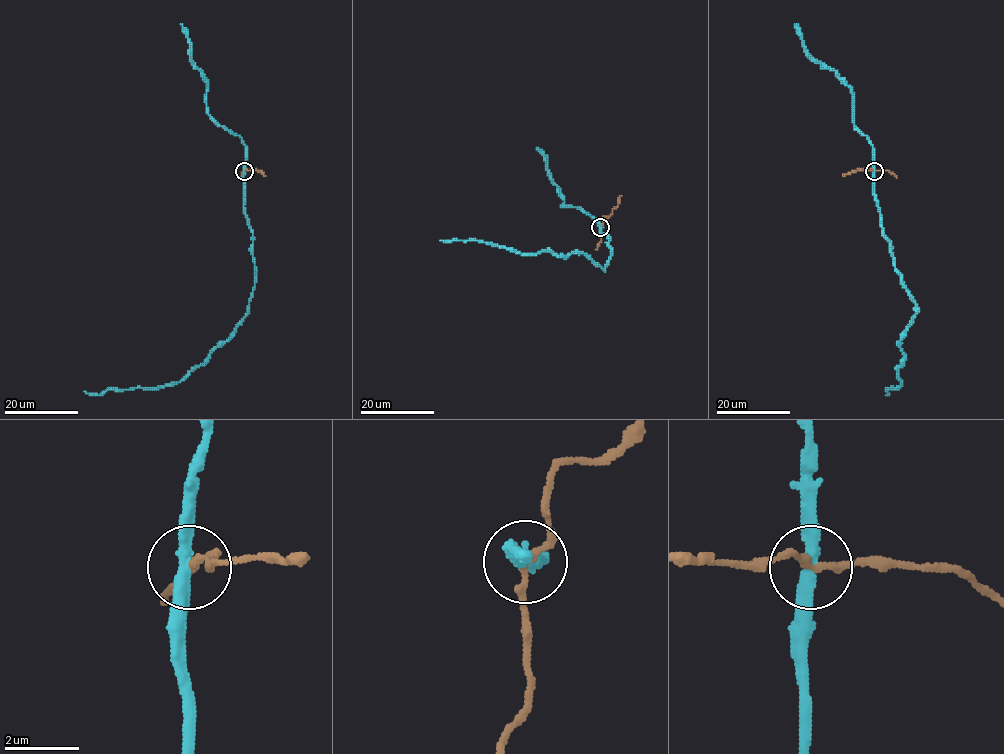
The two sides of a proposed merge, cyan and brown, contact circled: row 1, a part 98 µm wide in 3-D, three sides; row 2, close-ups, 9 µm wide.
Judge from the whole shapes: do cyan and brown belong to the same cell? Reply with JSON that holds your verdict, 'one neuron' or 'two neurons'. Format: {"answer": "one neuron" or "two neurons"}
{"answer": "two neurons"}

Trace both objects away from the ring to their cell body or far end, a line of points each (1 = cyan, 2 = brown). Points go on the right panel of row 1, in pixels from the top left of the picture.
1: (874, 171), (874, 197), (884, 238), (915, 312), (901, 339), (901, 384), (887, 389), (888, 394), (887, 391)
2: (874, 171), (857, 170), (842, 176)

